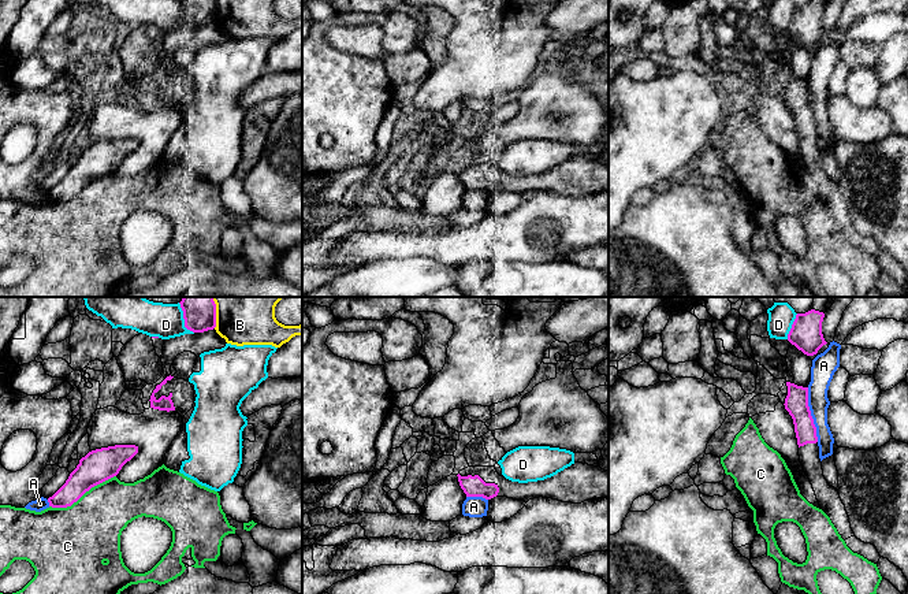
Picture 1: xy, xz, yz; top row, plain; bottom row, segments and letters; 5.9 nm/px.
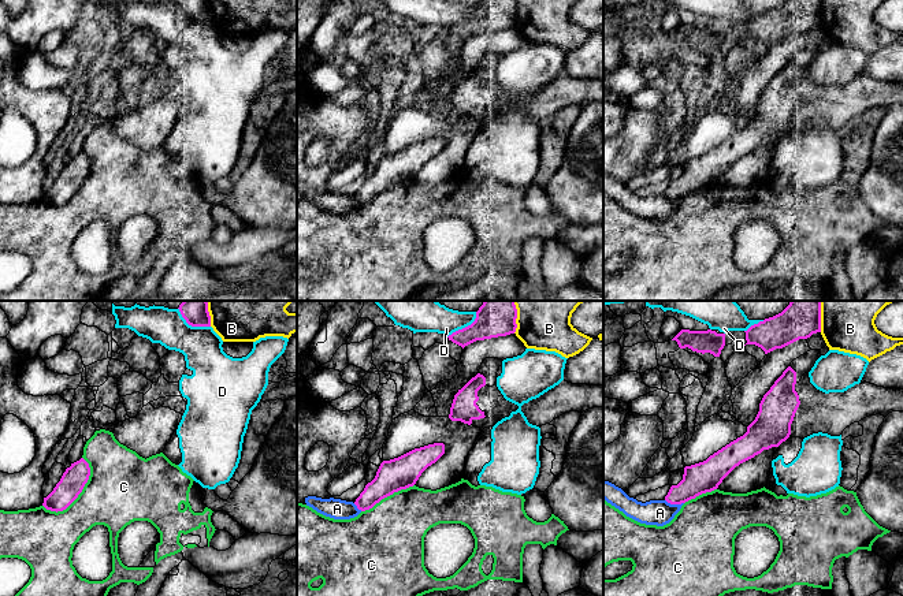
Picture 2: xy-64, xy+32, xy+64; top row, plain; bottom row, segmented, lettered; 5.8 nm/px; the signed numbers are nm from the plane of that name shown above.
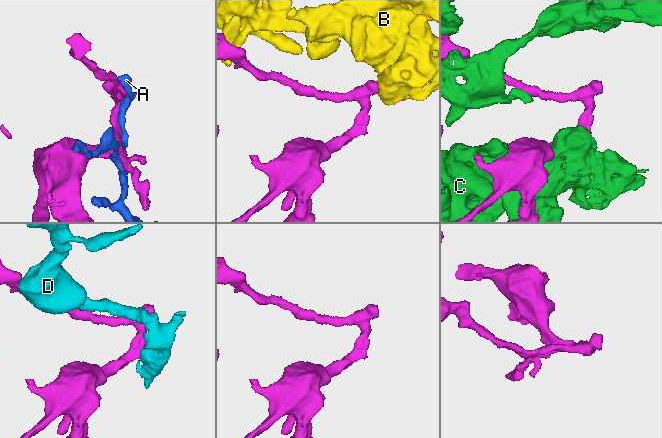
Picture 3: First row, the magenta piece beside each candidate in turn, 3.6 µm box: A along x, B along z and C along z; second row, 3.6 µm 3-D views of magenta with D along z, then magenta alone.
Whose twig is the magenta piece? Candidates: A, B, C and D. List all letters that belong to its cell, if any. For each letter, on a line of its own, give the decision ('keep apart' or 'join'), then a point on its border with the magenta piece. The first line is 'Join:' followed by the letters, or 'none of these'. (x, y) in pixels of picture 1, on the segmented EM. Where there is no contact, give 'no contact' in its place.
Join: none of these
A: keep apart | yz (810, 415)
B: keep apart | xy (215, 312)
C: keep apart | xy (82, 494)
D: keep apart | yz (792, 326)

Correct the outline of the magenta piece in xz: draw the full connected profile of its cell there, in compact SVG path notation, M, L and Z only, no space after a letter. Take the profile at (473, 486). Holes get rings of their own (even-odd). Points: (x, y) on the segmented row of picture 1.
M574 463L544 480L518 483L500 476L495 467L468 467L459 471L458 482L466 497L507 497L528 502L533 498L552 498L581 504L609 497L609 471L599 464Z

